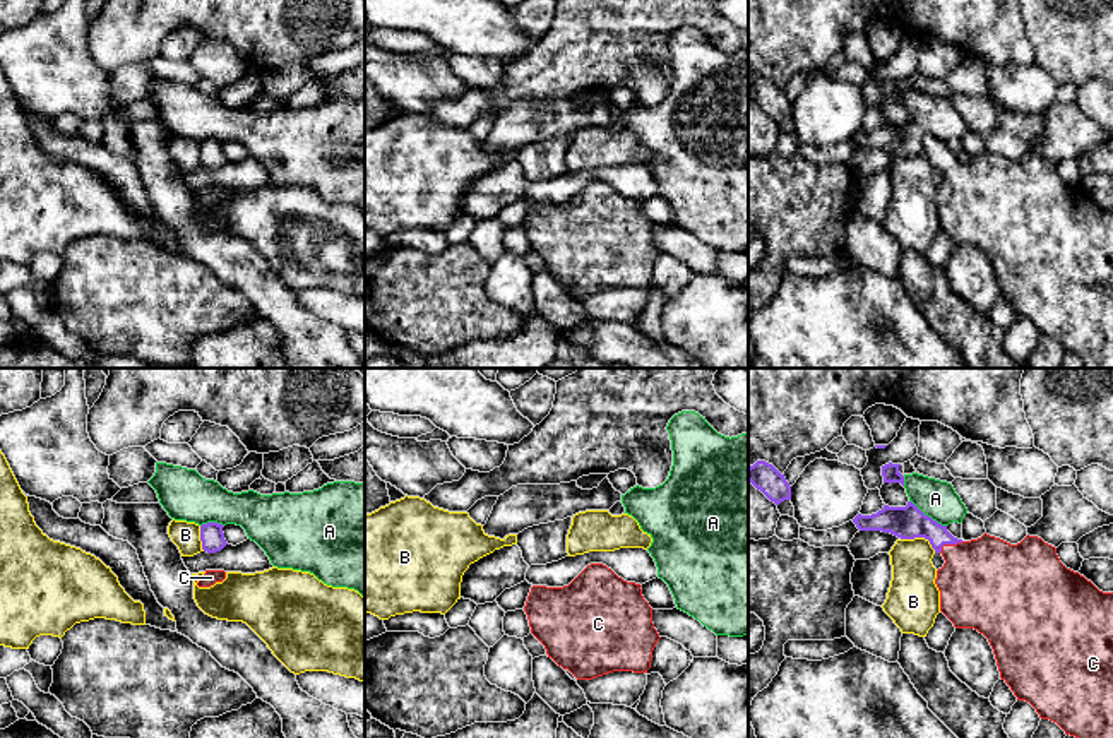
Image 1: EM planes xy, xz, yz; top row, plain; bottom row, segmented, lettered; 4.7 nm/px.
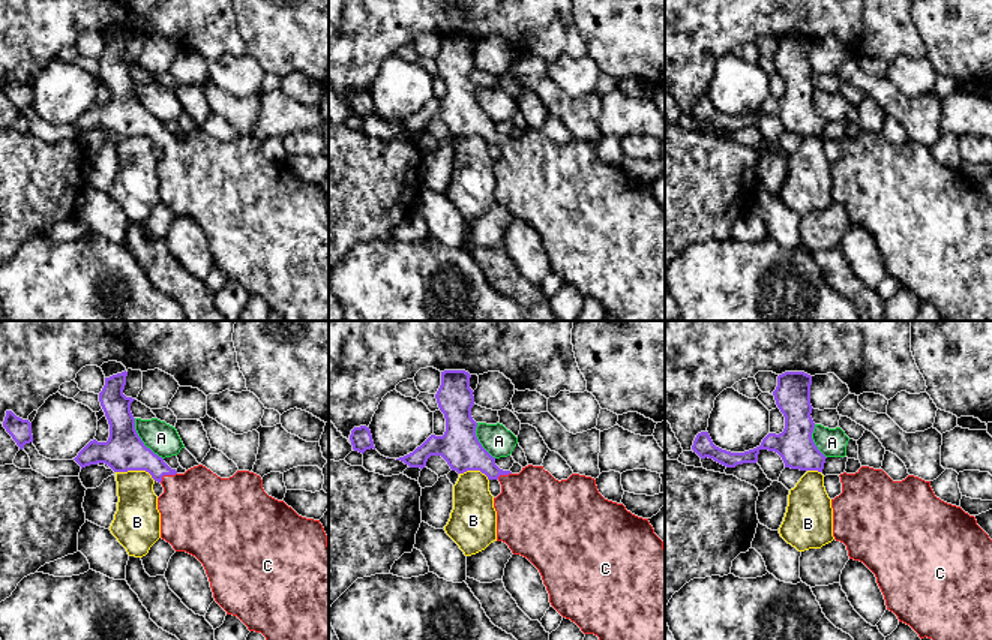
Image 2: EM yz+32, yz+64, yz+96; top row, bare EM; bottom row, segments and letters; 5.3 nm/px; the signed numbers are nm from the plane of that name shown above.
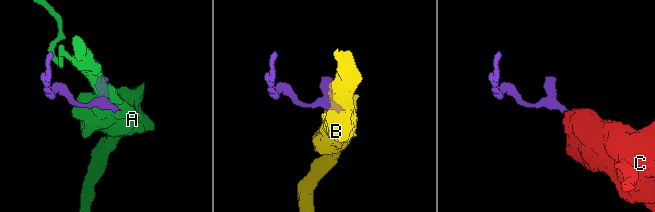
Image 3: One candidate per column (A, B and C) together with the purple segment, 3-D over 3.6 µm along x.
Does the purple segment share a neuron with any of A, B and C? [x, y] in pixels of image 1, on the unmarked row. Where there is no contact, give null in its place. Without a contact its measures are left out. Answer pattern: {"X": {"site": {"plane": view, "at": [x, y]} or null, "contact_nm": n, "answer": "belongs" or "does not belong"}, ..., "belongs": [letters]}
{"A": {"site": {"plane": "yz", "at": [927, 132]}, "contact_nm": 220, "answer": "does not belong"}, "B": {"site": {"plane": "yz", "at": [920, 153]}, "contact_nm": 180, "answer": "does not belong"}, "C": {"site": {"plane": "yz", "at": [949, 160]}, "contact_nm": 130, "answer": "belongs"}, "belongs": ["C"]}

